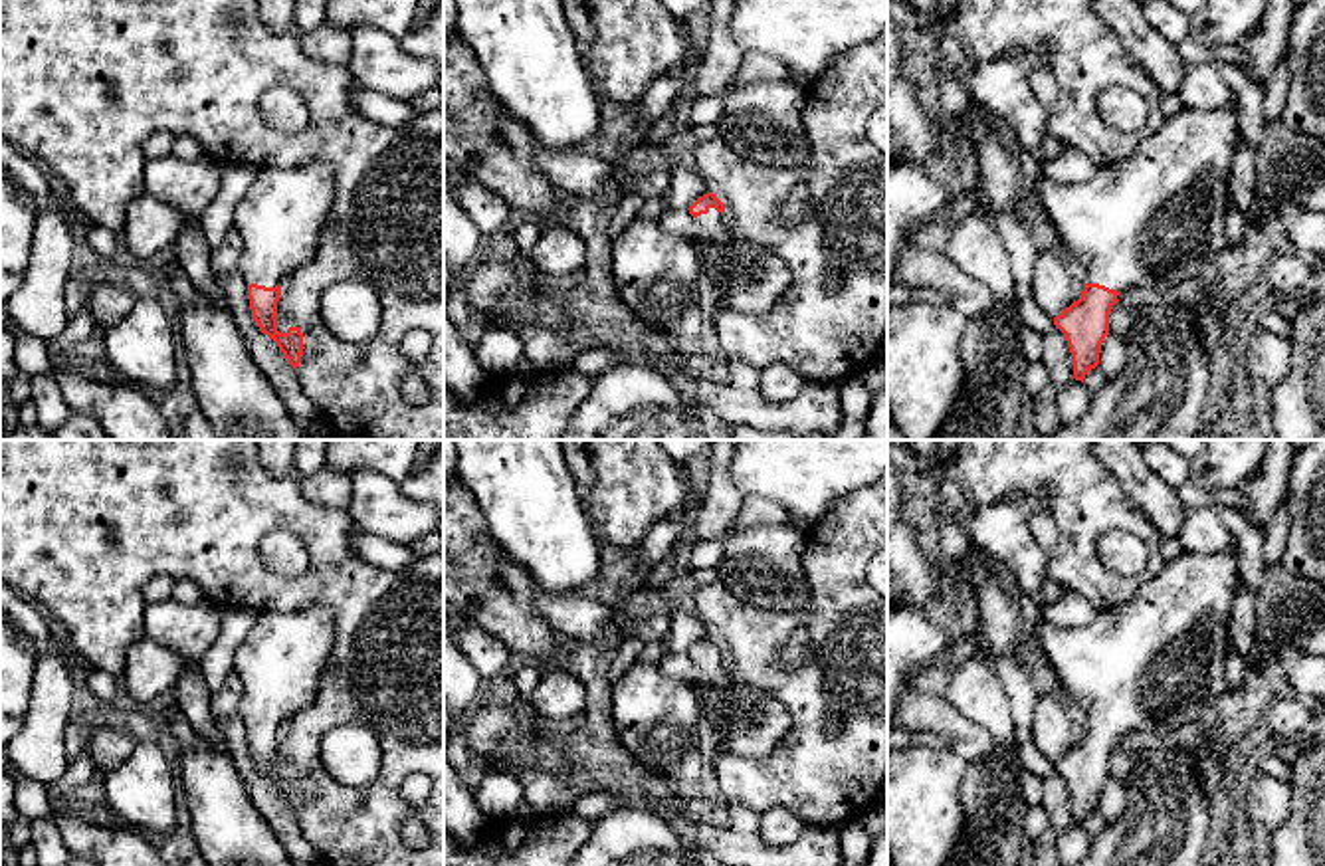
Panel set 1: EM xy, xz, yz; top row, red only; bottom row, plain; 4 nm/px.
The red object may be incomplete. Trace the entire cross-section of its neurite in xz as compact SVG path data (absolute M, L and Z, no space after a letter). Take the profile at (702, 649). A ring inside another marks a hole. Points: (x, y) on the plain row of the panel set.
M717 638L699 640L687 654L703 674L691 684L701 698L703 713L715 723L719 753L743 761L766 759L792 727L786 707L774 696L735 682Z

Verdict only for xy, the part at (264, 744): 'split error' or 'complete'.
split error

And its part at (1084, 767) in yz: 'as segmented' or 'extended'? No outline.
extended

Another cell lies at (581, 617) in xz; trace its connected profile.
M539 593L535 610L547 620L553 632L562 632L578 642L616 650L624 640L622 626L614 620L614 610L586 593Z

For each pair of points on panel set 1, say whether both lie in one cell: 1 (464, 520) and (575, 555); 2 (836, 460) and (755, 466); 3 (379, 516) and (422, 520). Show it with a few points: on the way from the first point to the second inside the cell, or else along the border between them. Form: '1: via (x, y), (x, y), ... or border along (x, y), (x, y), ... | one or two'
1: border along (464, 484), (480, 508), (490, 536), (515, 561) | two
2: via (816, 460), (775, 460) | one
3: via (389, 516), (412, 520) | one

